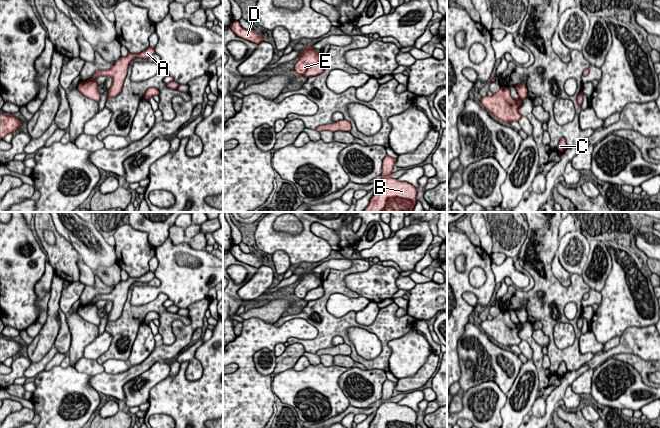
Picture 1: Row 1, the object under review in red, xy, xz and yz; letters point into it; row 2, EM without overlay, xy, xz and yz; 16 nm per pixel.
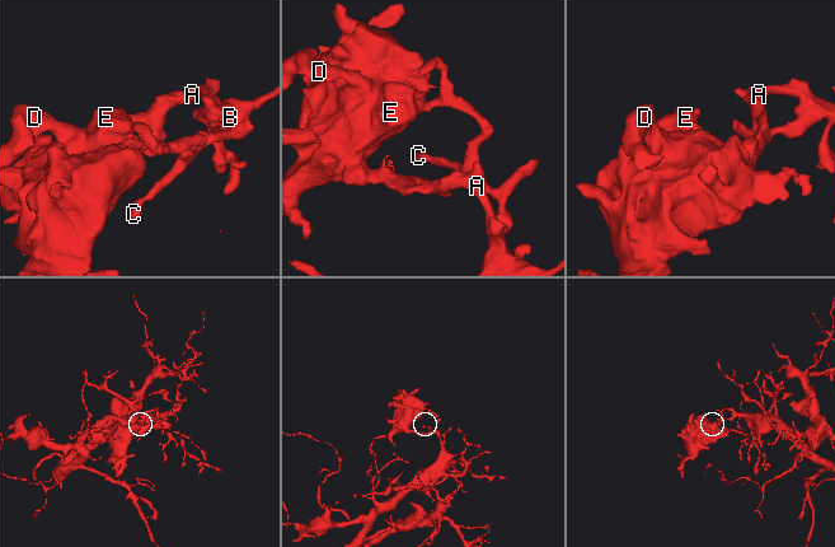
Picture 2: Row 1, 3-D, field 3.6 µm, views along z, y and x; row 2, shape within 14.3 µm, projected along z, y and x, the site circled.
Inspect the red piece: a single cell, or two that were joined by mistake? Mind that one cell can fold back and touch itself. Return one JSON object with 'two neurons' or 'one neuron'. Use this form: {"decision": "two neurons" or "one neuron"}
{"decision": "one neuron"}

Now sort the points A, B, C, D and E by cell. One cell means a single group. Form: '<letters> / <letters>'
A B C D E

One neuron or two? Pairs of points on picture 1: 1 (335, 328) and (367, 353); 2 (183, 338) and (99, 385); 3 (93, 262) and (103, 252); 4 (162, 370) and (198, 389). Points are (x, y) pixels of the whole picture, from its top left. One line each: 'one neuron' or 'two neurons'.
1: two neurons
2: one neuron
3: one neuron
4: two neurons

